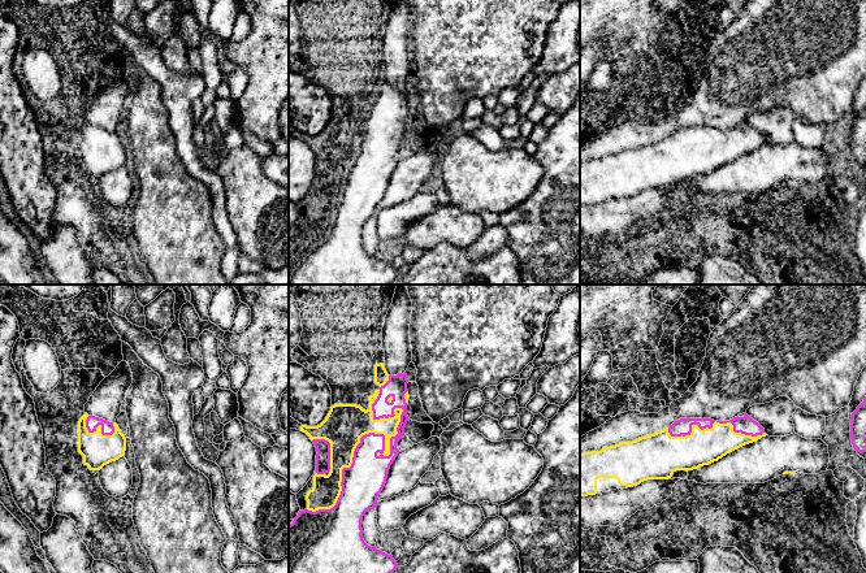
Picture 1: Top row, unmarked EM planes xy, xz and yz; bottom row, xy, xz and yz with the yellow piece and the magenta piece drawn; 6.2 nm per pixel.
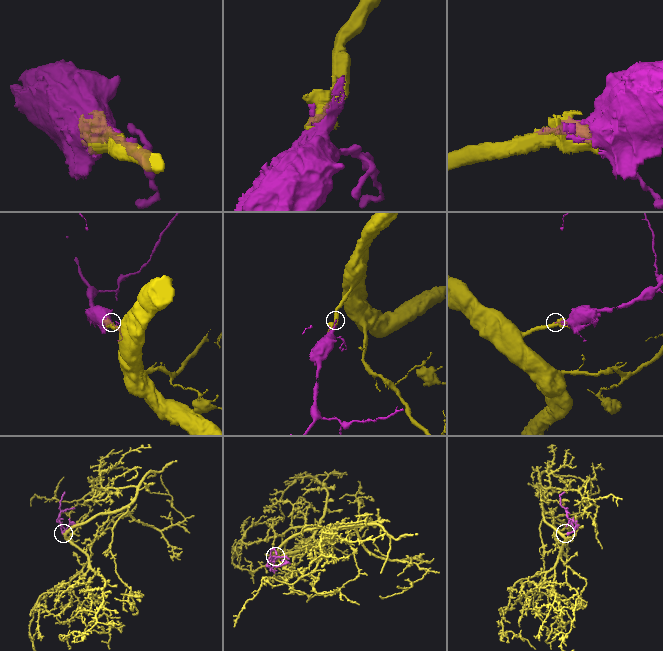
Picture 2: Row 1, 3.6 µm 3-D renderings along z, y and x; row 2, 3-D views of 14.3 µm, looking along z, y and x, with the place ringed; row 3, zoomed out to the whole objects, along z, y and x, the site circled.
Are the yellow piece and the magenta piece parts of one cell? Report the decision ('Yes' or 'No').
Yes

